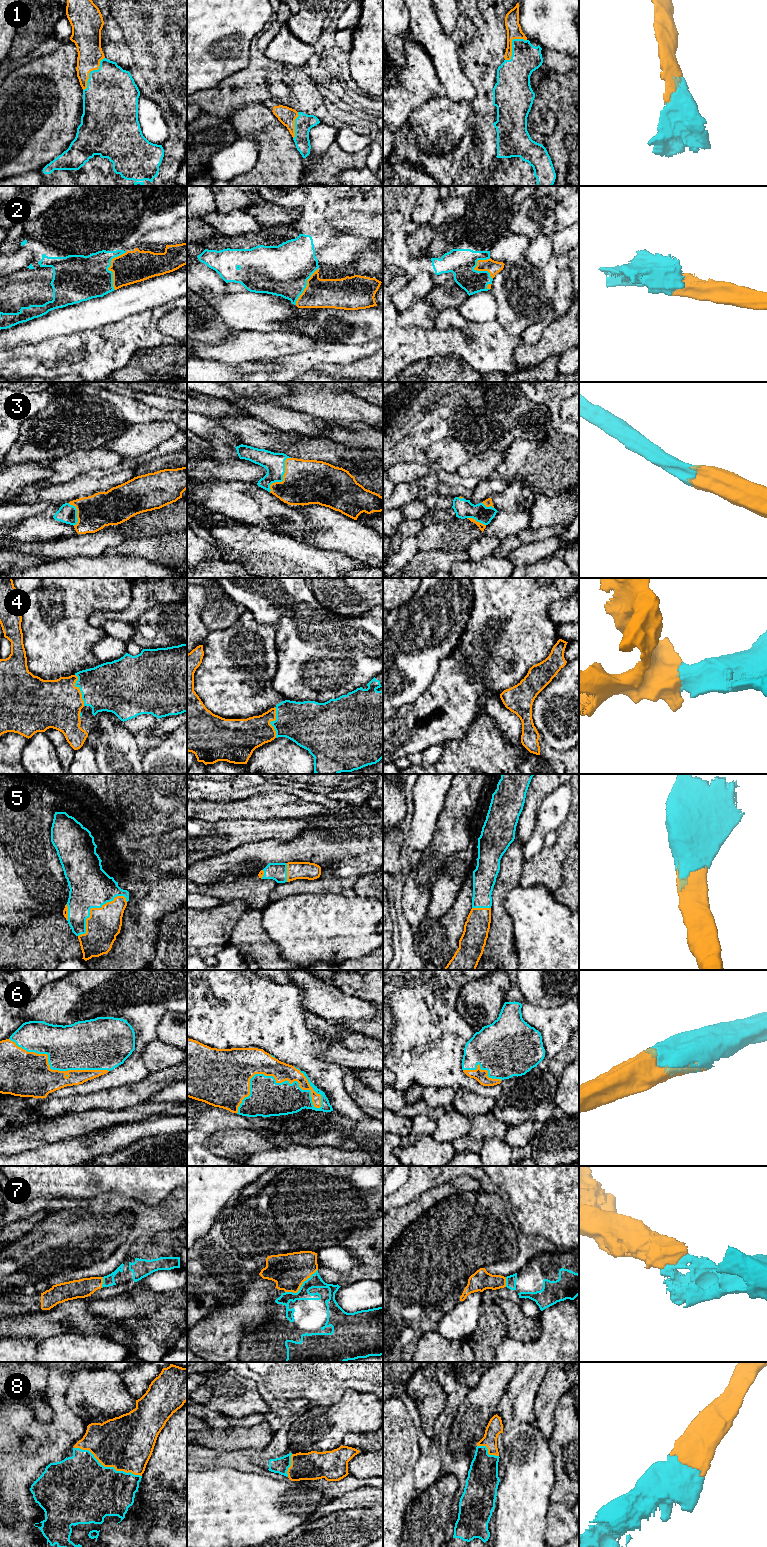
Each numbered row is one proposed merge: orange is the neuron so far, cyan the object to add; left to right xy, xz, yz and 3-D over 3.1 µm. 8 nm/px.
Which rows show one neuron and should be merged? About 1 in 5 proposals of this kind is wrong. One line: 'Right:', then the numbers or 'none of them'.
Right: 1, 2, 3, 4, 5, 6, 7, 8

